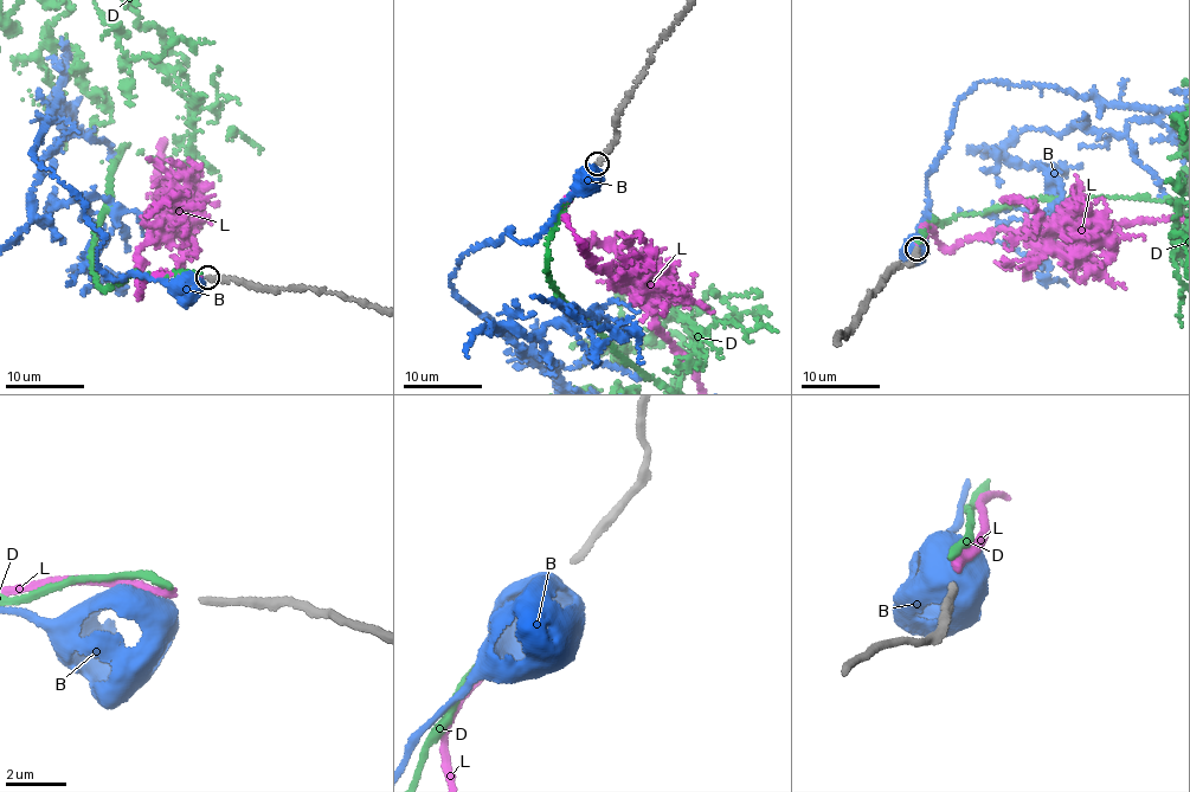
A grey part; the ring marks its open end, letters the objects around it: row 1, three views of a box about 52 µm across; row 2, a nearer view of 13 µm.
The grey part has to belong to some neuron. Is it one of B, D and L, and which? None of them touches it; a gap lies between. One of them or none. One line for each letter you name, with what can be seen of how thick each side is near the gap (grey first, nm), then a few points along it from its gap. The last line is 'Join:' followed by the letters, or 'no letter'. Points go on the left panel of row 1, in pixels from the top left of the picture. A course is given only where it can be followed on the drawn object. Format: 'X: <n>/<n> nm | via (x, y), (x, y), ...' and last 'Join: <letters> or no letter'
L: 240/260 nm
Join: L

